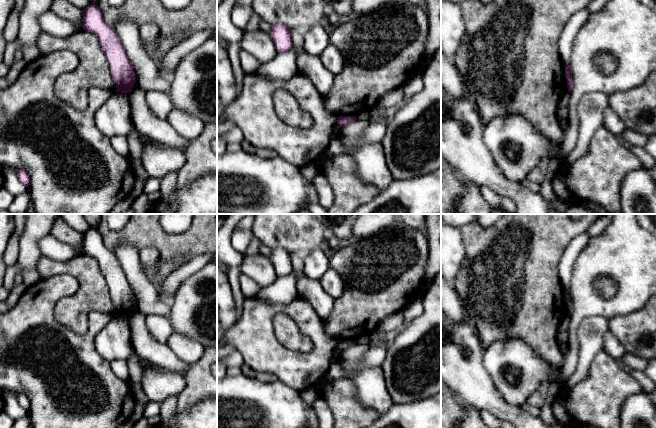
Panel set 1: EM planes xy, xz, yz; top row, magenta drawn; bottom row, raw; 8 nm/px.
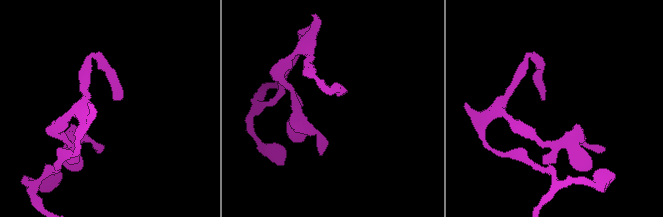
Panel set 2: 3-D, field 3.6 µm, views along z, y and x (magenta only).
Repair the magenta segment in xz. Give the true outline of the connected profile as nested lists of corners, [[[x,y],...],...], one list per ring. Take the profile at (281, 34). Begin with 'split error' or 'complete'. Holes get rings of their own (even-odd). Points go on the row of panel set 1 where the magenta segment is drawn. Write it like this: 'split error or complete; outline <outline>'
complete; outline [[[272,25],[269,34],[274,41],[277,53],[285,53],[293,48],[291,28],[286,25]]]

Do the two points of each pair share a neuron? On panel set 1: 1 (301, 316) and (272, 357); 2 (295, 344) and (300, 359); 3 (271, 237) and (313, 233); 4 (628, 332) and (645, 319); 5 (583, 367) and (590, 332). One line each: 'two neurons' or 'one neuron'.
1: one neuron
2: two neurons
3: one neuron
4: one neuron
5: one neuron

